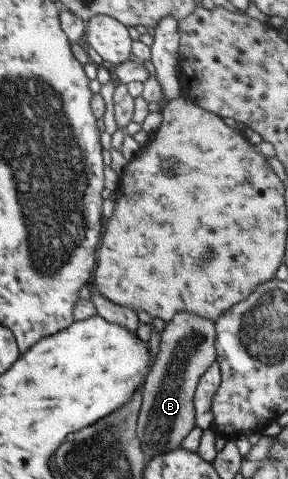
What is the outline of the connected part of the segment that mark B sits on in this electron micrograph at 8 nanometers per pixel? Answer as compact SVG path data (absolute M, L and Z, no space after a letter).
M177 312L161 333L159 353L142 387L142 406L136 432L147 459L182 447L185 436L196 426L194 395L201 376L216 362L216 322L191 313Z

